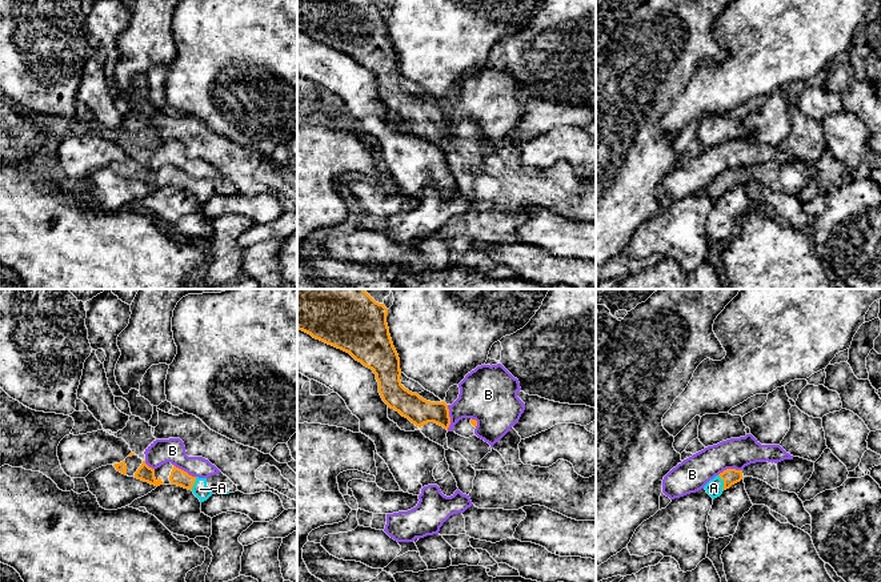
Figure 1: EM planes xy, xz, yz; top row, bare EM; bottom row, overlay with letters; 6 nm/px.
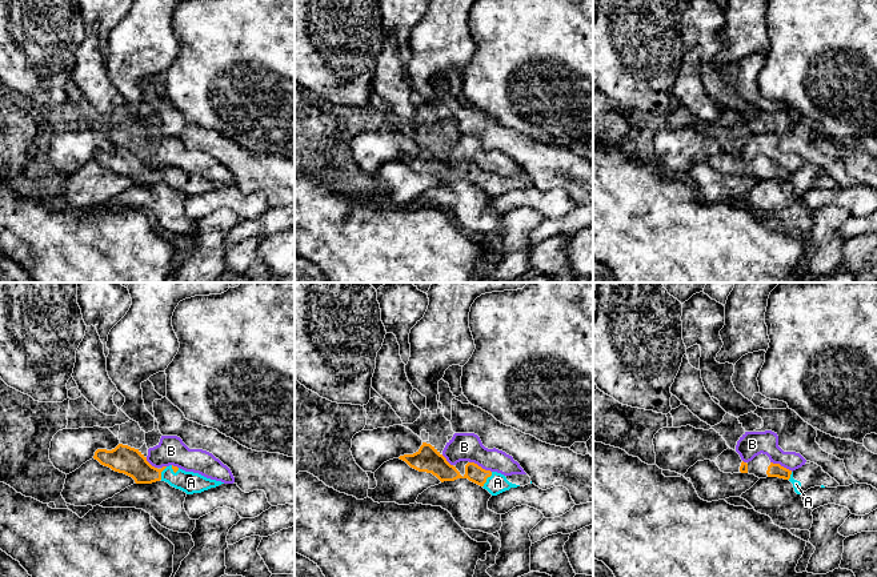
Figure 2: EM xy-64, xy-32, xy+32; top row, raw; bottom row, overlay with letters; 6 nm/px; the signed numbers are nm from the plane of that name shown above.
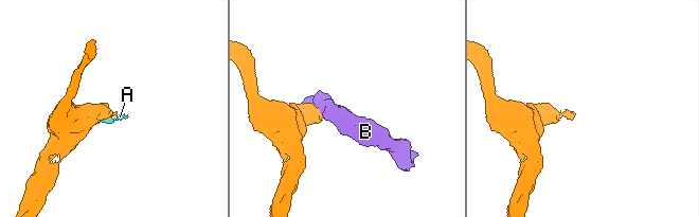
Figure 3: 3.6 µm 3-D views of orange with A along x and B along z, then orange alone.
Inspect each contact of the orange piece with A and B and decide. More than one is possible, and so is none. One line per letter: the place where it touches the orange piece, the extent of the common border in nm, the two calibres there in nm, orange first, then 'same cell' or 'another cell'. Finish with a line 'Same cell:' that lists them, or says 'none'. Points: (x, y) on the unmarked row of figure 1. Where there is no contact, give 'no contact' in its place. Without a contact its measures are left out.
A: yz (724, 184) | 110 nm | 100/100 nm | same cell
B: xz (449, 119) | 150 nm | 160/300 nm | another cell
Same cell: A

